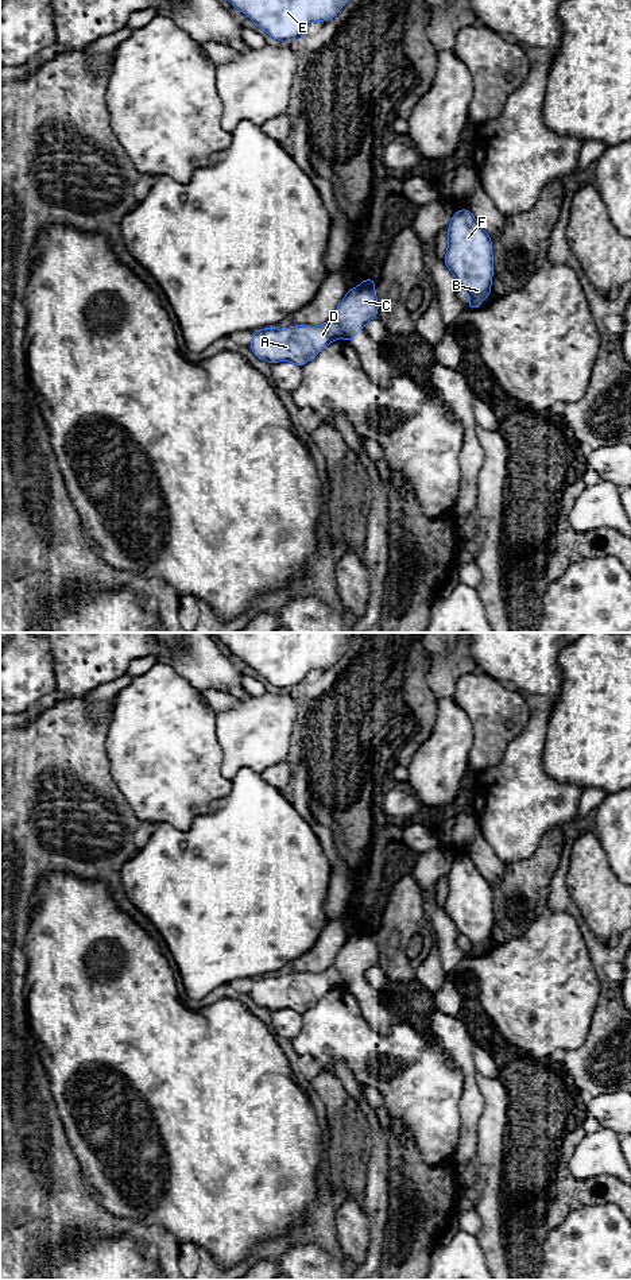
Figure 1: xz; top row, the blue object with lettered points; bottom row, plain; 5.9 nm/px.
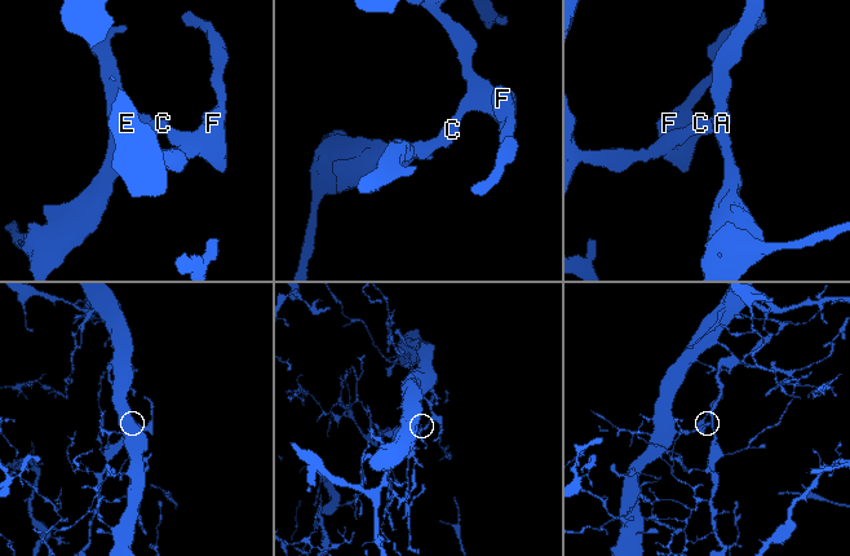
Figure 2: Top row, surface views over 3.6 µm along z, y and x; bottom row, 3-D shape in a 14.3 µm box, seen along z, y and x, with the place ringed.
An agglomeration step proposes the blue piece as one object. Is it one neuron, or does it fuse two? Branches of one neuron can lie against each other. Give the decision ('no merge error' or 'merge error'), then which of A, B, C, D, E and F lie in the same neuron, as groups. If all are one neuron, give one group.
merge error; groups A D / B C E F

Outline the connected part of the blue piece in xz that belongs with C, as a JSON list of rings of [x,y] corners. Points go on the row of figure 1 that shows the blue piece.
[[[375,278],[349,289],[334,312],[334,320],[340,325],[342,339],[353,341],[353,336],[364,329],[365,324],[378,317],[379,301],[375,290]]]

